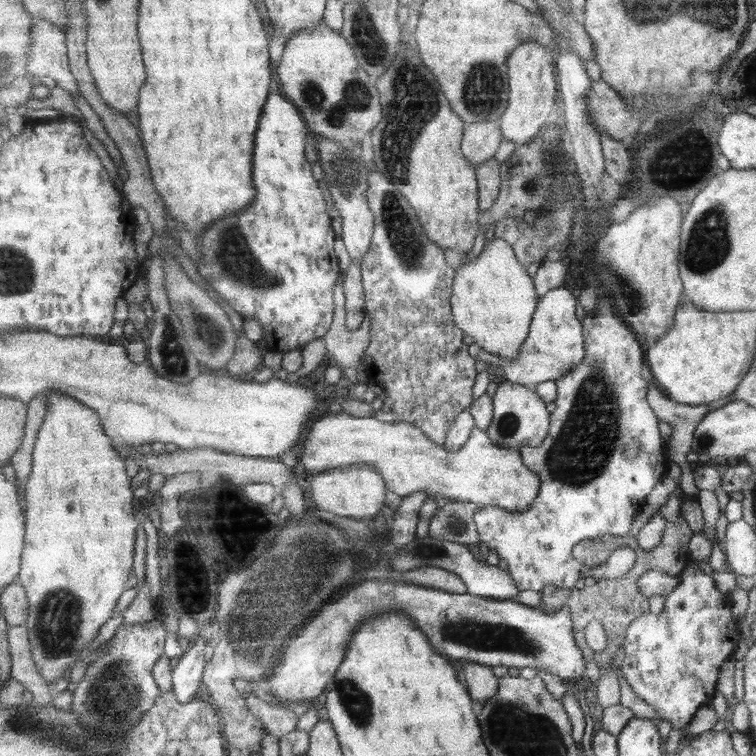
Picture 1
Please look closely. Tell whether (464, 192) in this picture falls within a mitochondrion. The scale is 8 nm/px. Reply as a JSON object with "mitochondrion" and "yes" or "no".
{"mitochondrion":"no"}

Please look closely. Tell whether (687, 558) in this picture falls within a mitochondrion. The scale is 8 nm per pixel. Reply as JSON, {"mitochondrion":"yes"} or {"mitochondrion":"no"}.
{"mitochondrion":"no"}

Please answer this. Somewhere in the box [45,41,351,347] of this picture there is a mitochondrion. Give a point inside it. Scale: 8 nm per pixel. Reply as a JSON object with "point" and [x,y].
{"point":[234,260]}

